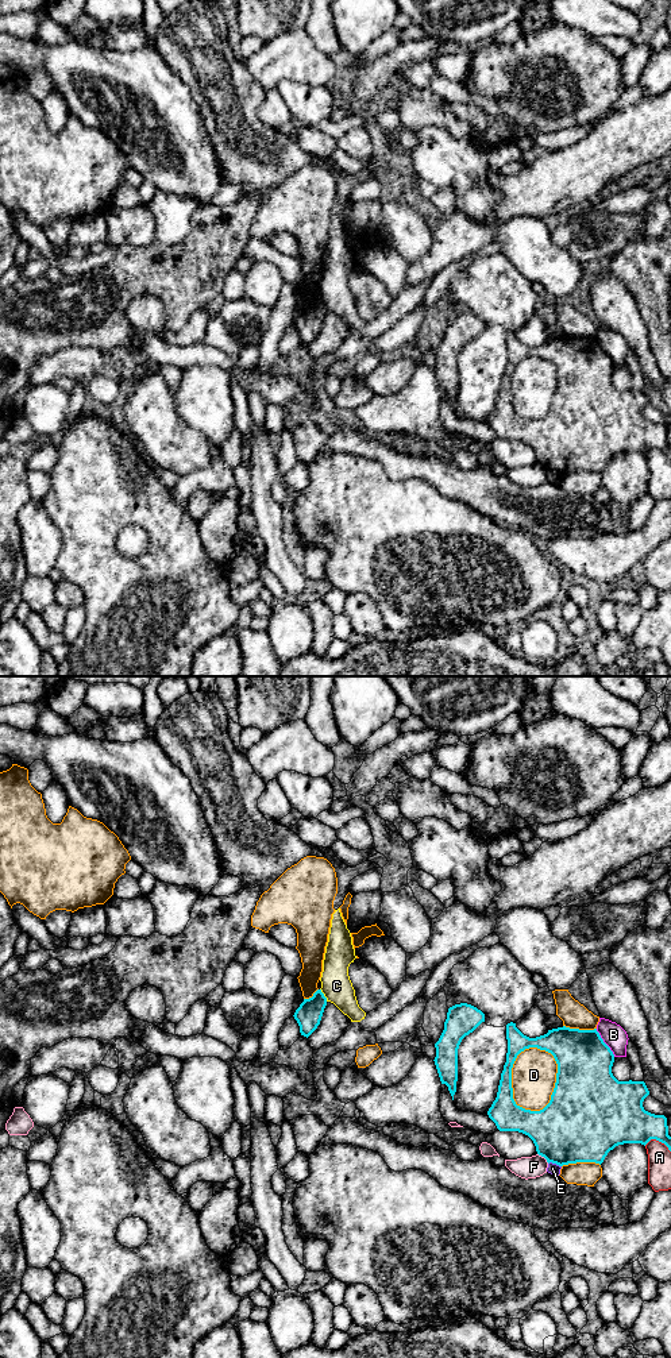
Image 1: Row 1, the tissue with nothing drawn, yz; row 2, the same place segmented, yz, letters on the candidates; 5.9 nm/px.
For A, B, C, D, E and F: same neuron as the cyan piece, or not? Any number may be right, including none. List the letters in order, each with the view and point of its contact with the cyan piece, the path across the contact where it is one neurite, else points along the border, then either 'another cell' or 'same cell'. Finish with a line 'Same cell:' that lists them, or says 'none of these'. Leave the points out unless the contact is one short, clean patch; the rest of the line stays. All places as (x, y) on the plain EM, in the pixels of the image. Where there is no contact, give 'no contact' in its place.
A: yz (658, 448) | another cell
B: yz (604, 351) | along yz (596, 338), (614, 365) | another cell
C: yz (323, 304) | along yz (320, 297), (327, 309) | another cell
D: yz (558, 381) | another cell
E: yz (555, 471) | another cell
F: yz (543, 465) | along yz (538, 462), (548, 471) | another cell
Same cell: none of these

